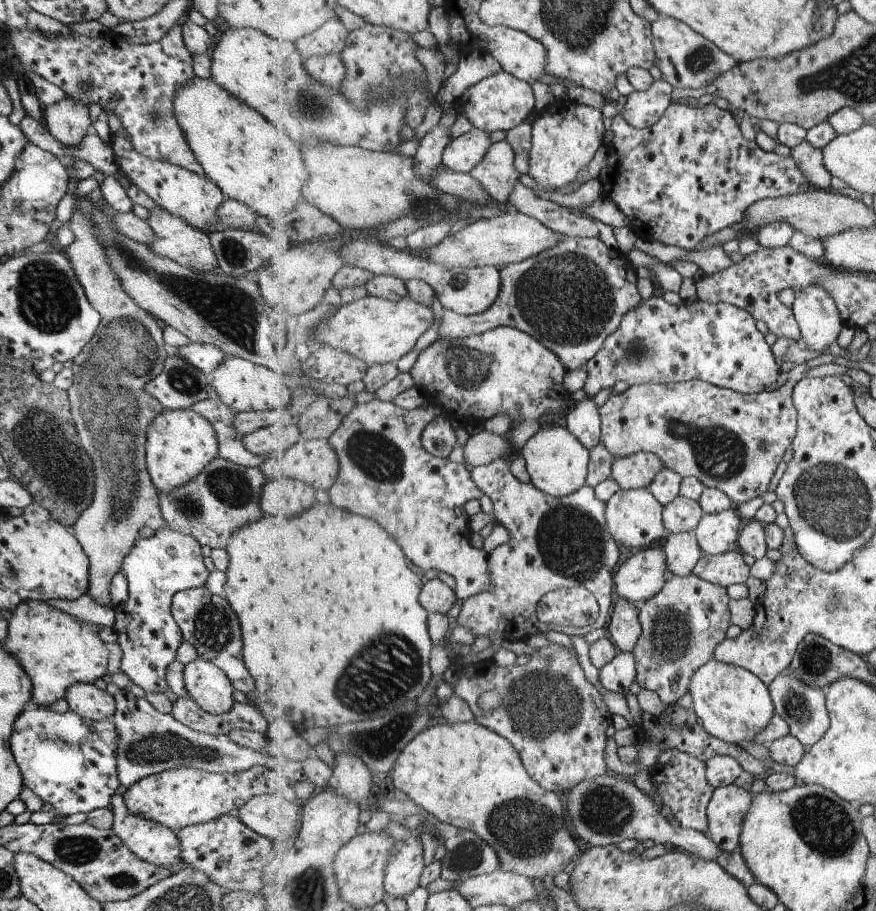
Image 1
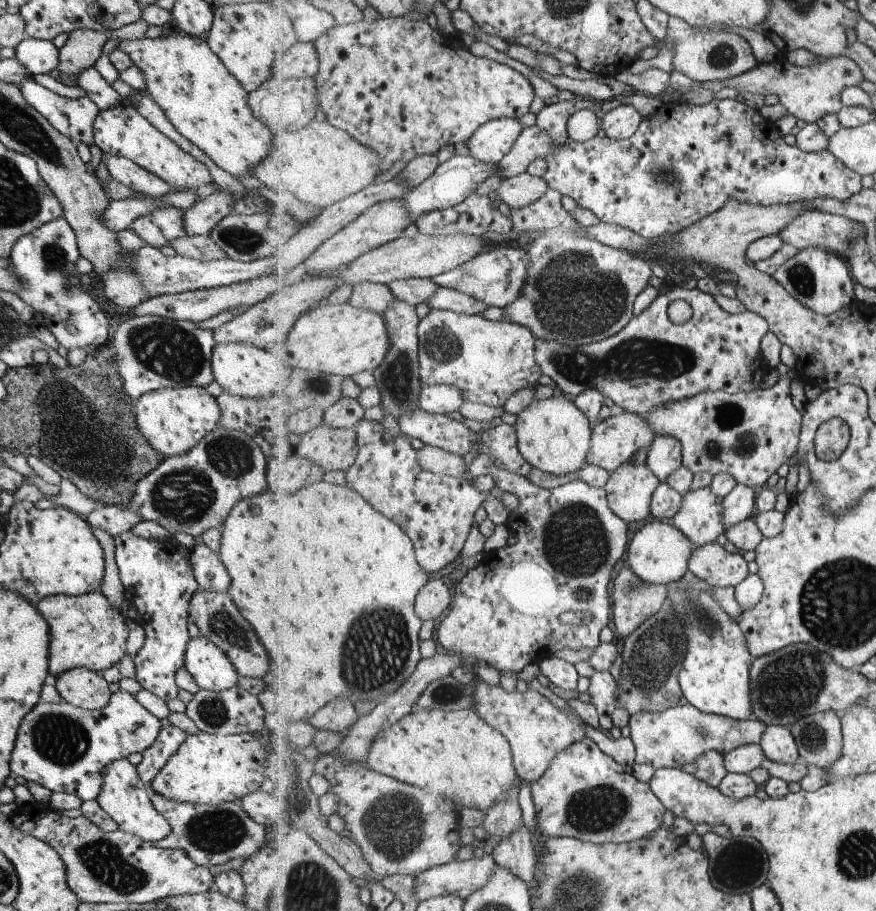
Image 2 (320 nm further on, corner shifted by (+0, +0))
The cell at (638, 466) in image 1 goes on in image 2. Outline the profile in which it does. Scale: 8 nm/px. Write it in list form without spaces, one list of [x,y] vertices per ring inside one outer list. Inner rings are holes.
[[[618,409],[613,416],[593,426],[592,446],[587,461],[590,465],[599,466],[613,473],[619,466],[630,463],[641,448],[649,450],[655,438],[656,434],[651,424],[645,420],[643,415]]]

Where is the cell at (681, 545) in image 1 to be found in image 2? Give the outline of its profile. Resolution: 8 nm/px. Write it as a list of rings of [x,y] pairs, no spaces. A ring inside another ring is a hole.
[[[710,486],[689,490],[683,498],[683,506],[673,518],[675,528],[679,528],[695,549],[716,543],[727,530],[723,524],[723,498],[713,494]]]

